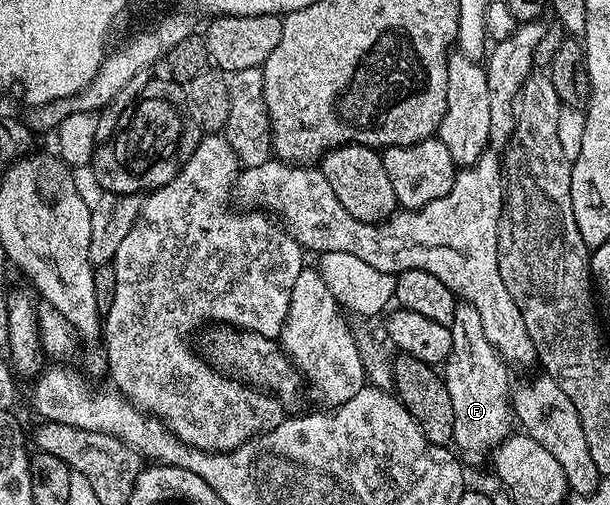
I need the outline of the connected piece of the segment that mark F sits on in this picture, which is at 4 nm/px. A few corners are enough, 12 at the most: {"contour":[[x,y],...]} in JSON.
{"contour":[[456,302],[441,374],[470,465],[512,434],[513,378],[481,316]]}

